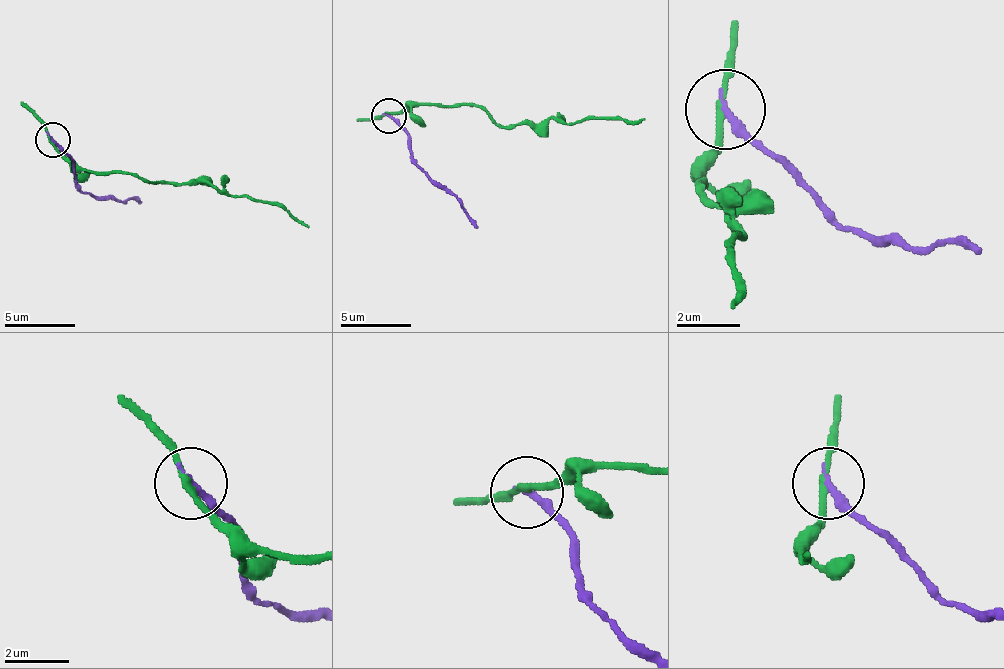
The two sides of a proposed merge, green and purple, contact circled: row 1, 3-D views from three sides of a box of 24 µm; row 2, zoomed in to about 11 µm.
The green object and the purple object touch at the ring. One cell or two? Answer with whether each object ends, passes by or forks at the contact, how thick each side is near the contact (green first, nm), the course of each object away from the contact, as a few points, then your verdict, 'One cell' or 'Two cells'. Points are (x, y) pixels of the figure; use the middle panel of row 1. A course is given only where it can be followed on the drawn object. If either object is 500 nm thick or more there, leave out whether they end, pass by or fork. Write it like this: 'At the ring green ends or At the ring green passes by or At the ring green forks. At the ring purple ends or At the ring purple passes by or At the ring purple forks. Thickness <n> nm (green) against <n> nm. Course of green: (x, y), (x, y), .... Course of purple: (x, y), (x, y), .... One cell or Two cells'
At the ring green passes by. At the ring purple ends. Thickness 180 nm (green) against 240 nm. Course of green: (387, 114), (398, 114), (426, 104), (475, 104), (500, 125), (545, 125), (552, 118), (644, 118). Course of purple: (387, 114), (408, 136), (419, 167), (457, 199), (479, 227). Two cells

